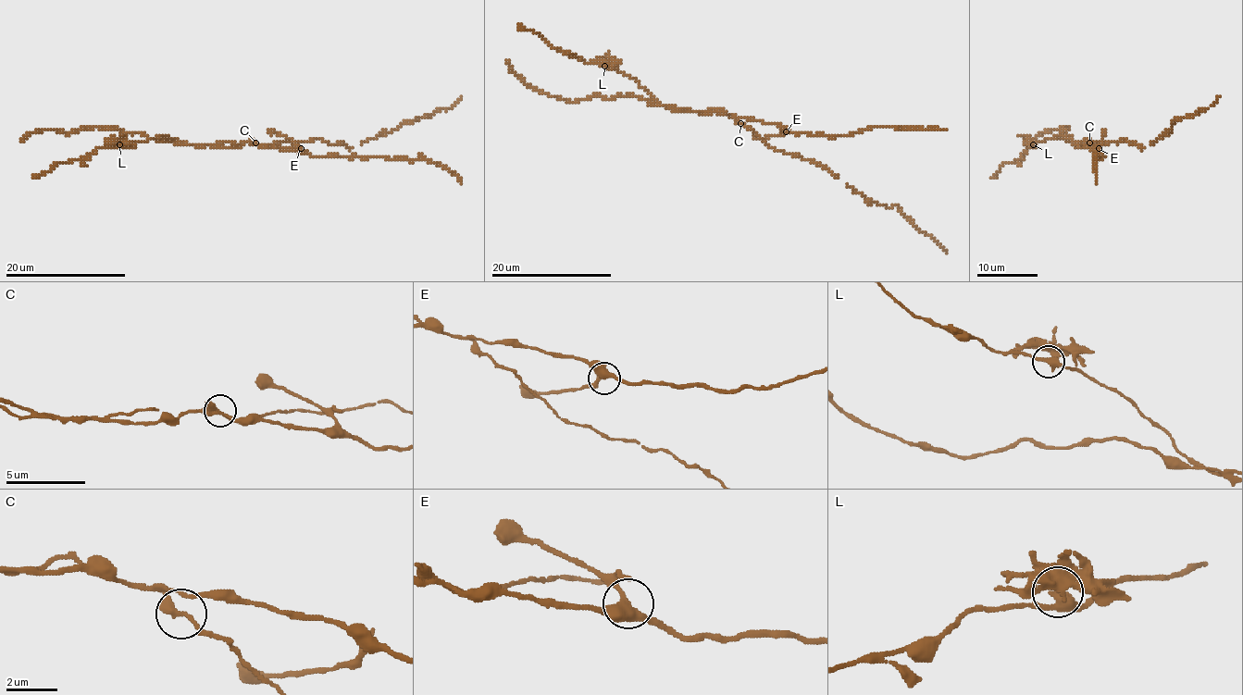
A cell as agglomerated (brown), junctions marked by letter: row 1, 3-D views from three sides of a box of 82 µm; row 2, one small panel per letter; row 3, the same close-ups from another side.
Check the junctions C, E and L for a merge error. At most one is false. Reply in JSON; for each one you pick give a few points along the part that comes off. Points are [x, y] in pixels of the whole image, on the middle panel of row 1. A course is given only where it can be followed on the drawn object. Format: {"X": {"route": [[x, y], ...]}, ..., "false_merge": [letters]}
{"L": {"route": [[605, 66], [603, 61], [590, 62]]}, "false_merge": ["L"]}

